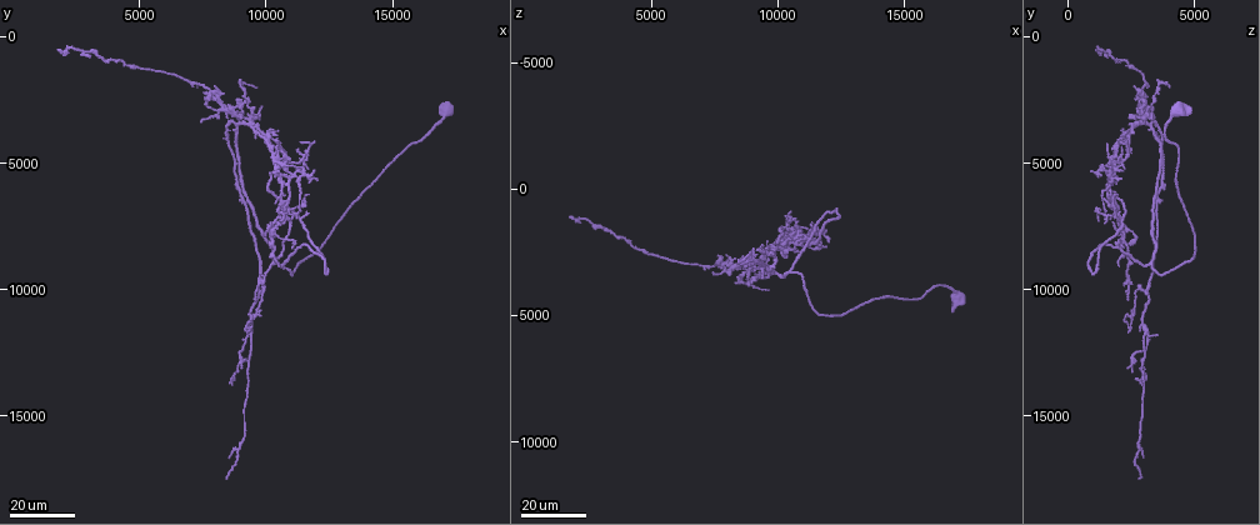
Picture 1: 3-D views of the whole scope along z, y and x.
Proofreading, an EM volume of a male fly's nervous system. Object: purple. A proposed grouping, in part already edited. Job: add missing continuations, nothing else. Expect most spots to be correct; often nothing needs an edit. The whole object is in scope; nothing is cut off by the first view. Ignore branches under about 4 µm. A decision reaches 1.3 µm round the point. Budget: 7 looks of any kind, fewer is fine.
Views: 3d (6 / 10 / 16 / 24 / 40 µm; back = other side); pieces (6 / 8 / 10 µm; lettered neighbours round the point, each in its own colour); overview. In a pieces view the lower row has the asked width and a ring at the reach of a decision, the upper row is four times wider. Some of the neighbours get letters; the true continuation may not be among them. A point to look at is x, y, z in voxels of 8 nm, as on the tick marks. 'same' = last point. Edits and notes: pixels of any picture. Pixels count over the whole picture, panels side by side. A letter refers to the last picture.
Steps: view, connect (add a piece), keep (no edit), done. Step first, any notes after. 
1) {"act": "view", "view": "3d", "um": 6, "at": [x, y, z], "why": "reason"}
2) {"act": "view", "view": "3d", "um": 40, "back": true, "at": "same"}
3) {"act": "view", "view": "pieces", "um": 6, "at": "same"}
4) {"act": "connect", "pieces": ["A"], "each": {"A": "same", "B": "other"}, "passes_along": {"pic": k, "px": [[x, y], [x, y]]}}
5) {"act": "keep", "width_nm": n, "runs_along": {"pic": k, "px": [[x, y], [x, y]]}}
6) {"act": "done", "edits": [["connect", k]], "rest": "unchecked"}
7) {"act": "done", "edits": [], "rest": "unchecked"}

{"act": "view", "view": "3d", "um": 24, "at": [1700, 500, 1100], "why": "branch stops here"}

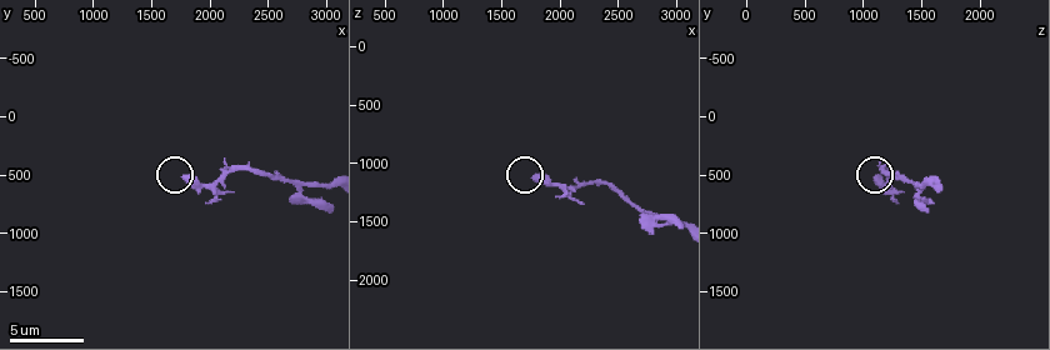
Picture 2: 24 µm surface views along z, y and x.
{"act": "view", "view": "pieces", "um": 8, "at": [1780, 500, 1120]}

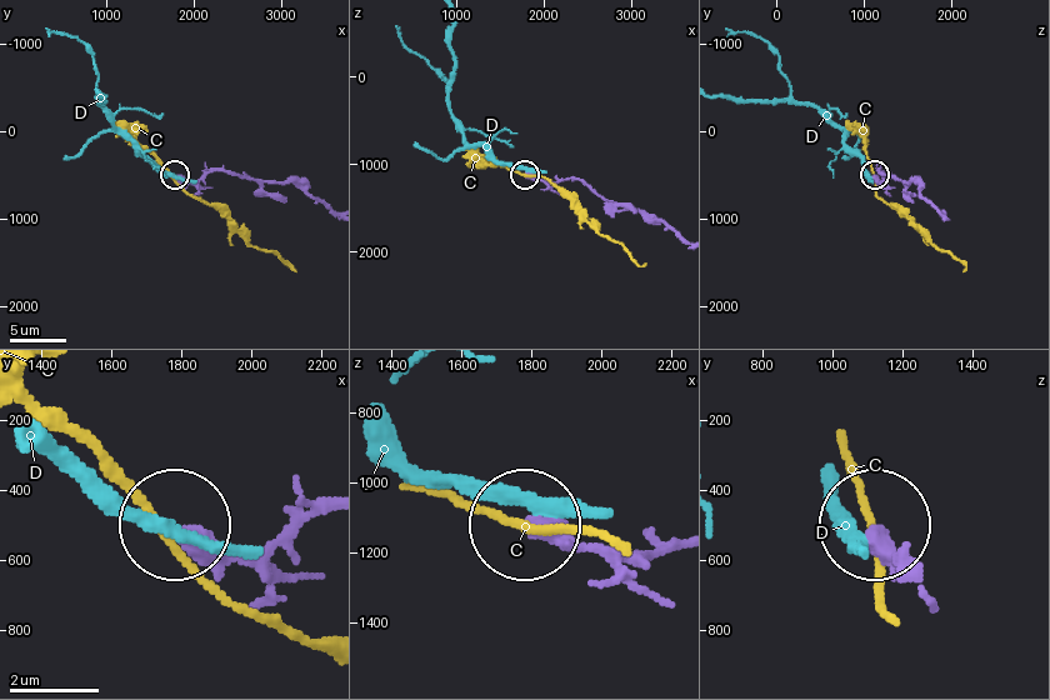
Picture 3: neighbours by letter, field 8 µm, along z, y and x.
{"act": "keep", "each": {"C": "other", "D": "other"}, "found": "no lettered piece goes on from it"}

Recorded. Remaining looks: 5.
{"act": "view", "view": "3d", "um": 16, "at": [10400, 4200, 1600], "why": "an open end"}

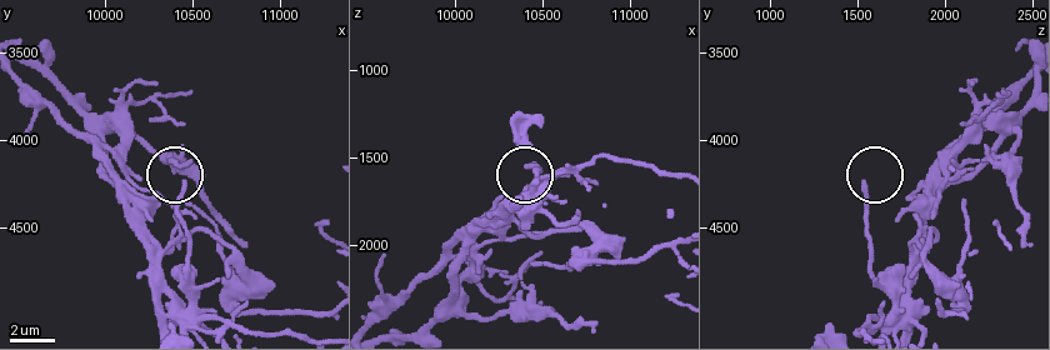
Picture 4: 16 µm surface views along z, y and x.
{"act": "view", "view": "pieces", "um": 10, "at": [10460, 4240, 1540]}

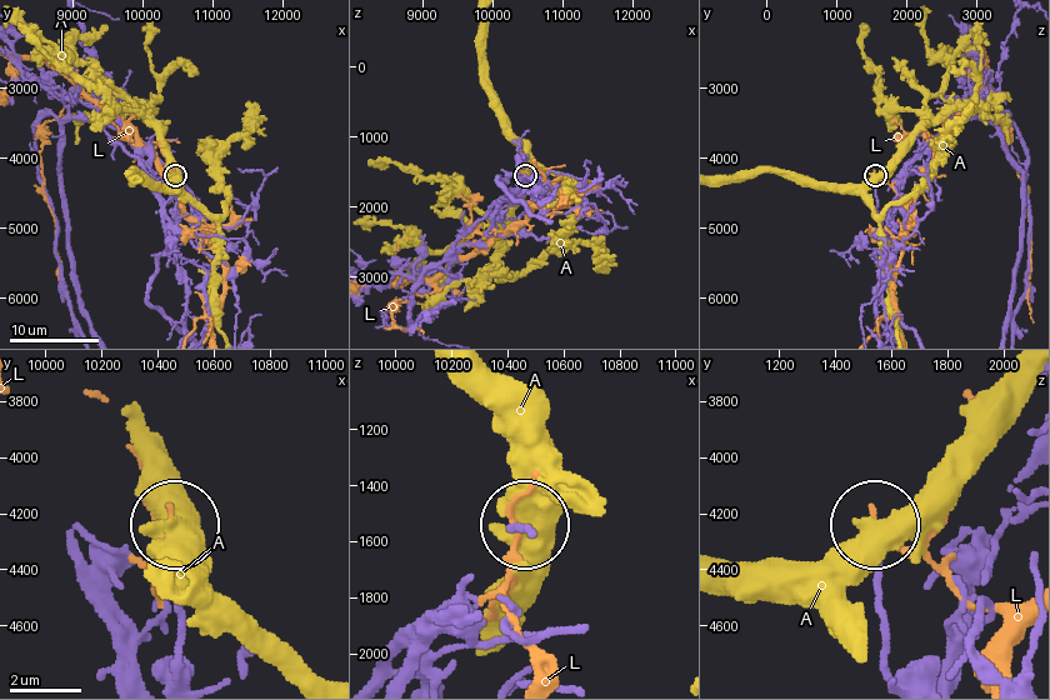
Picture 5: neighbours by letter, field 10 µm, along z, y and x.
{"act": "keep", "each": {"A": "other", "L": "other"}, "found": "no lettered piece goes on from it"}

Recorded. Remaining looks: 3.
{"act": "view", "view": "3d", "um": 16, "at": [8700, 13600, 2700], "why": "branch stops here"}

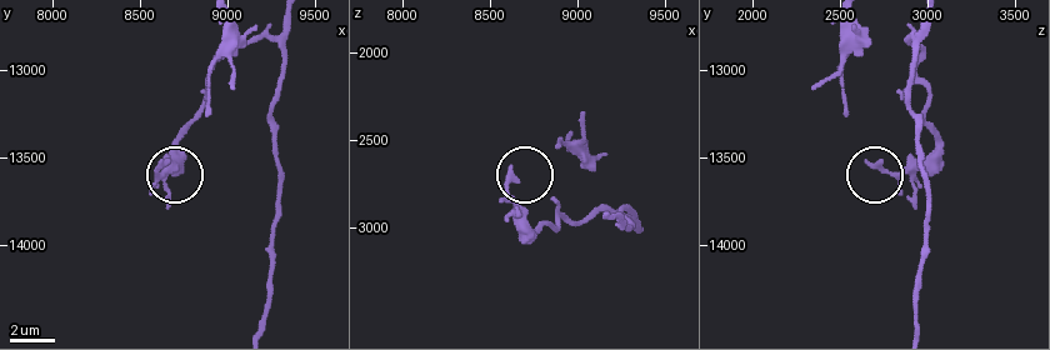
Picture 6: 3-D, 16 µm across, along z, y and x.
{"act": "view", "view": "pieces", "um": 8, "at": [8620, 13540, 2680]}

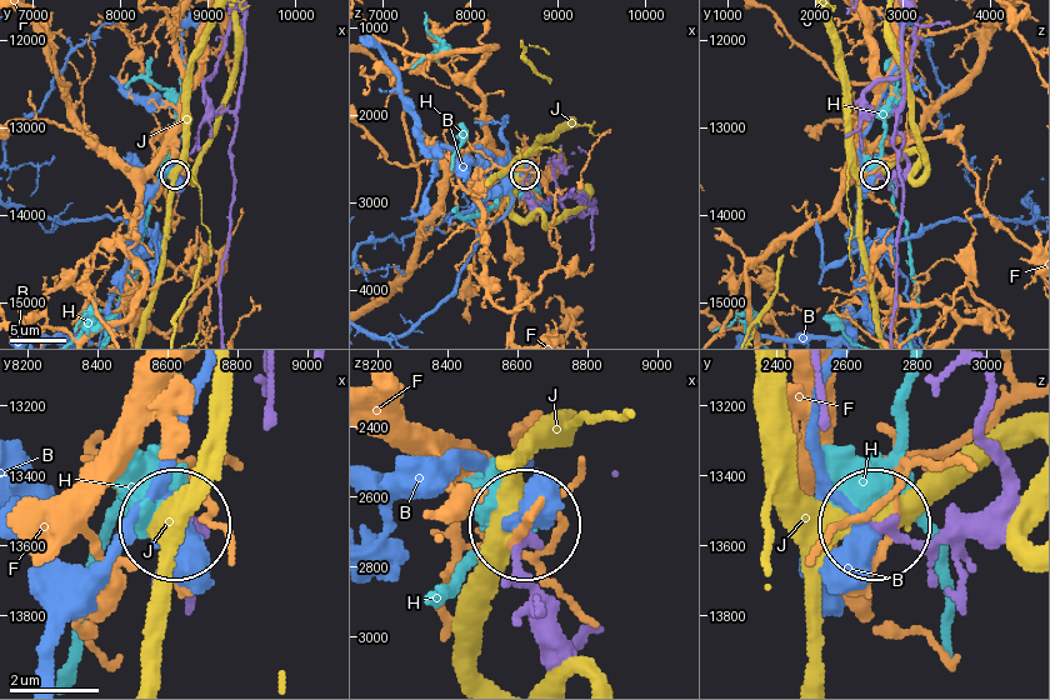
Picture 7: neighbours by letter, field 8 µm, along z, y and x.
{"act": "keep", "width_nm": 230, "each": {"B": "other", "F": "other", "H": "other", "J": "other"}, "runs_along": {"pic": 7, "px": [[985, 421], [1000, 466], [989, 500], [910, 545], [880, 526]]}, "found": "no lettered piece goes on from it"}

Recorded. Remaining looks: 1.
{"act": "done", "edits": [], "rest": "unchecked"}

